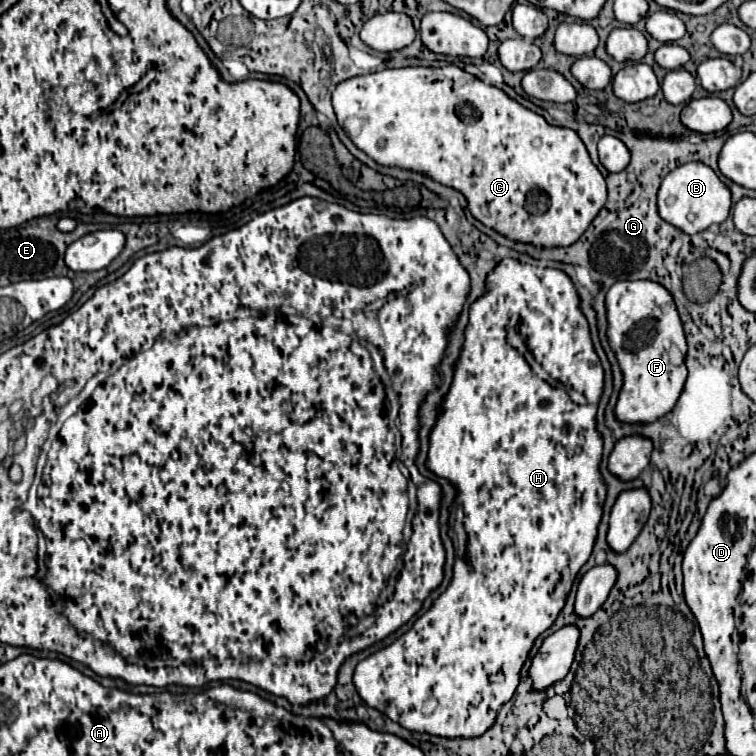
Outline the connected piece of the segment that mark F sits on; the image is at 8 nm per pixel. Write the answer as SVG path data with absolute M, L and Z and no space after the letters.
M641 279L641 281L617 281L609 293L607 293L607 321L609 321L609 343L613 351L617 353L617 359L623 369L623 389L615 407L615 415L623 423L651 423L657 417L663 417L669 413L677 399L683 393L685 381L687 381L687 339L683 331L681 317L677 313L673 295L655 281Z

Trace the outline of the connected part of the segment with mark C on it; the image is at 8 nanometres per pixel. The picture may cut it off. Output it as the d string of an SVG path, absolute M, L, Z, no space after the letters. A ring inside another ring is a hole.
M455 65L383 69L353 77L337 85L333 91L333 107L339 125L371 159L381 165L421 171L461 191L475 219L515 241L567 247L583 235L607 199L605 179L573 129L549 125L541 115L519 105L499 87L483 83ZM475 165L483 165L481 175L475 175ZM481 205L487 205L483 219Z

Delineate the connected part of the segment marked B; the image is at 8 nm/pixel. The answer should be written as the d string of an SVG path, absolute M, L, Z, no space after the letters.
M691 161L691 163L679 165L663 179L659 195L657 195L657 207L659 207L659 215L667 223L693 235L693 233L705 231L713 225L721 225L729 217L731 191L715 175L715 171L709 165L705 165L701 161Z

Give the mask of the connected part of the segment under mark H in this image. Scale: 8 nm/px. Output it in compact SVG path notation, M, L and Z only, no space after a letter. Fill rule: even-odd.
M505 257L493 267L493 271L489 271L489 277L485 279L485 287L487 287L485 293L481 297L477 297L477 301L473 301L469 307L469 325L465 327L465 343L463 343L463 349L461 349L457 363L453 365L453 383L451 383L449 391L445 393L445 397L441 399L437 421L429 433L429 453L425 459L425 467L431 473L435 473L437 477L447 479L455 487L459 499L463 501L463 513L465 513L463 525L467 531L467 557L455 559L453 579L451 579L449 587L433 601L431 609L425 615L417 617L413 627L407 633L403 633L399 639L395 639L391 645L379 649L377 653L359 661L359 665L355 667L355 673L353 673L353 685L357 687L357 693L361 695L361 699L369 707L381 711L391 721L399 723L401 727L405 727L409 731L431 733L431 735L439 735L439 737L447 737L447 739L481 737L487 729L491 729L495 725L497 711L501 709L501 705L505 705L513 697L513 693L519 685L521 669L529 657L529 651L531 651L535 639L553 625L553 621L557 619L557 615L561 613L561 609L565 605L565 599L571 591L571 585L573 585L579 569L585 565L585 561L591 555L591 549L593 549L595 539L597 539L599 521L603 515L603 503L607 497L607 485L605 485L603 475L601 475L603 437L597 431L597 405L599 405L599 399L601 399L603 387L605 387L605 371L603 371L599 355L595 353L591 333L589 333L589 321L581 311L581 299L579 299L579 293L573 285L571 277L561 269L533 267L533 265L523 263L519 259ZM515 311L519 311L519 315L521 315L519 325L517 325L519 335L525 339L527 347L531 349L535 359L541 363L541 367L545 367L545 371L551 375L551 379L555 381L553 385L539 379L531 371L527 361L505 343L503 327L509 321L509 315ZM427 697L435 697L439 701L437 709L431 715L421 713L421 705Z

